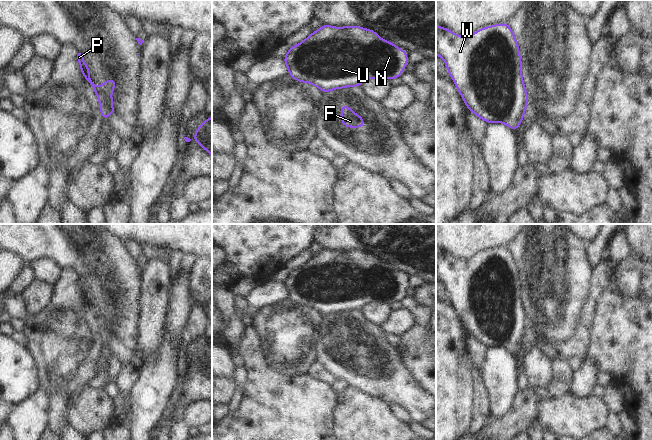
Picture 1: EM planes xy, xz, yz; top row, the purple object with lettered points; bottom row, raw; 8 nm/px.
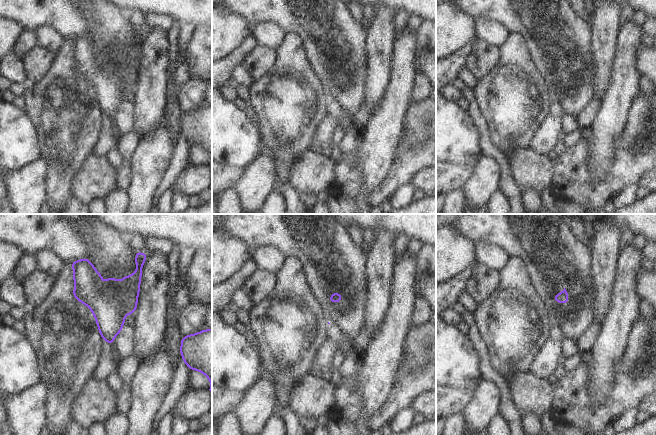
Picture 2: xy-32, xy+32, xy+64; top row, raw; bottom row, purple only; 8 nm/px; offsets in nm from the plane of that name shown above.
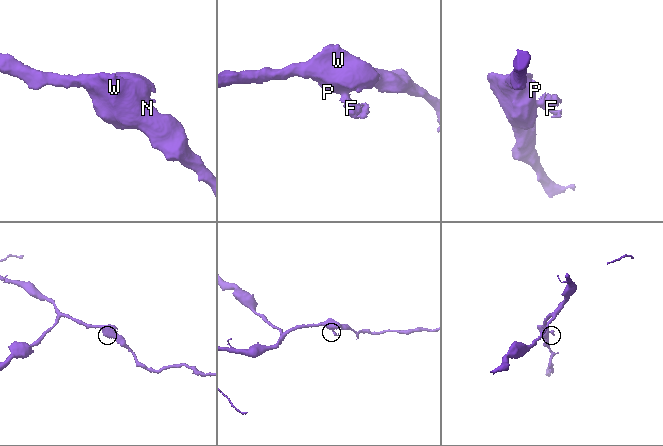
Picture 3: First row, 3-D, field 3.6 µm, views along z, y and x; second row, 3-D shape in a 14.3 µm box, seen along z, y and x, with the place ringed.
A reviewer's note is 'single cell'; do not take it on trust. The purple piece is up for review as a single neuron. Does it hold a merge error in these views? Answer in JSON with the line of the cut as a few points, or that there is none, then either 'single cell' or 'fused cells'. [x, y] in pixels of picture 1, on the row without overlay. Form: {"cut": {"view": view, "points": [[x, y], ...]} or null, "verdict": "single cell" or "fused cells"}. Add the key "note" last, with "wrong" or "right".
{"cut": {"view": "xy", "points": [[101, 311], [107, 318], [114, 314]]}, "verdict": "fused cells", "note": "wrong"}

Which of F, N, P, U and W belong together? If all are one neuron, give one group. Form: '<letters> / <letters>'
F / N P U W

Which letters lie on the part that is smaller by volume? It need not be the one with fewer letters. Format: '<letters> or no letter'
F

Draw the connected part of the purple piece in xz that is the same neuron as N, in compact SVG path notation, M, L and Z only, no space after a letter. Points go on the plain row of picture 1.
M323 248L300 267L291 270L283 285L292 303L329 315L361 311L368 303L390 305L400 302L409 288L408 278L394 267L380 262L372 253L357 249L336 251Z

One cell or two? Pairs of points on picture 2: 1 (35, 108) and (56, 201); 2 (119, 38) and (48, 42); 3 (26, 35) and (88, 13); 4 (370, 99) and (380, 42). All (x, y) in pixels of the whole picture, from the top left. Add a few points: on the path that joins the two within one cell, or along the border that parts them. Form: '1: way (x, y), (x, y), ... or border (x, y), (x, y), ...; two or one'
1: way (57, 130), (57, 155), (54, 159), (56, 178); one
2: border (43, 26), (50, 27), (63, 39); two
3: border (23, 28), (32, 31); two
4: way (375, 85), (377, 56); one

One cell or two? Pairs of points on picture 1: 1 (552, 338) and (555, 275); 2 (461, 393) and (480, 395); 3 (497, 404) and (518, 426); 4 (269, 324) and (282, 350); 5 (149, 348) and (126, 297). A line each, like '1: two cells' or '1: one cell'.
1: one cell
2: two cells
3: two cells
4: one cell
5: two cells

